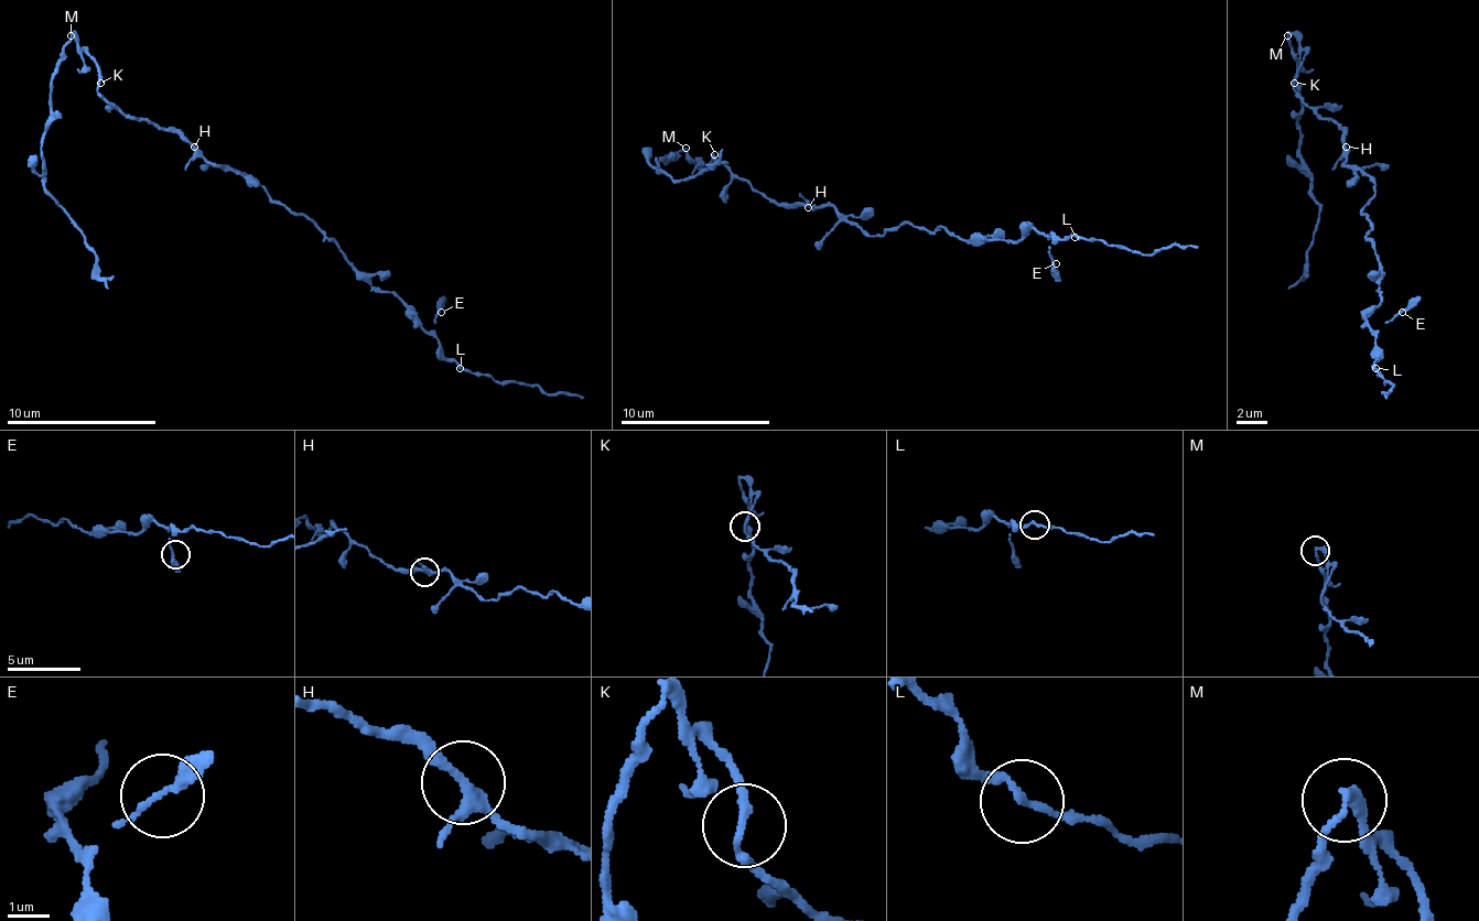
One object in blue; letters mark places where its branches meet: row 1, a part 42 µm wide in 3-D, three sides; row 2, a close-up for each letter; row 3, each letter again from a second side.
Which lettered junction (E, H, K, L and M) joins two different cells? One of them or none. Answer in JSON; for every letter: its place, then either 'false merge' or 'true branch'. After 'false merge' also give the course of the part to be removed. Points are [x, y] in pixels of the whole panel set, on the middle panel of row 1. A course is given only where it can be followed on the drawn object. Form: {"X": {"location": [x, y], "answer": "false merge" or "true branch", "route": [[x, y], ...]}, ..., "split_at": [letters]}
{"E": {"location": [1056, 263], "answer": "true branch"}, "H": {"location": [808, 207], "answer": "true branch"}, "K": {"location": [714, 154], "answer": "true branch"}, "L": {"location": [1075, 237], "answer": "true branch"}, "M": {"location": [686, 148], "answer": "false merge", "route": [[684, 147], [666, 158], [666, 162], [655, 162], [658, 170], [684, 181], [711, 165], [722, 151]]}, "split_at": ["M"]}

